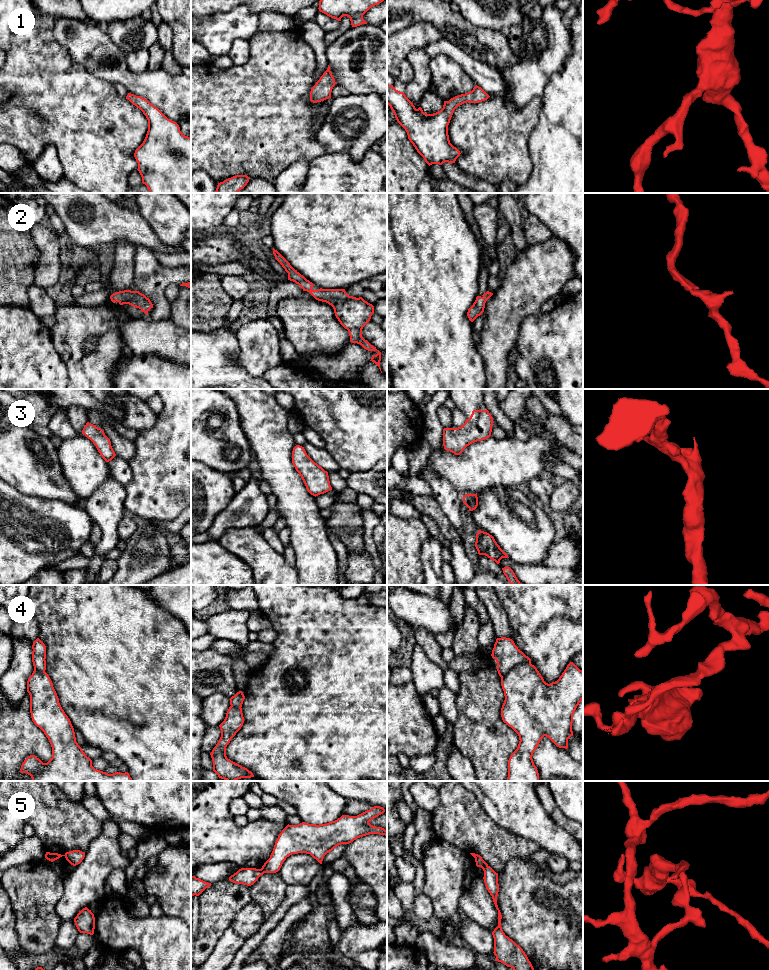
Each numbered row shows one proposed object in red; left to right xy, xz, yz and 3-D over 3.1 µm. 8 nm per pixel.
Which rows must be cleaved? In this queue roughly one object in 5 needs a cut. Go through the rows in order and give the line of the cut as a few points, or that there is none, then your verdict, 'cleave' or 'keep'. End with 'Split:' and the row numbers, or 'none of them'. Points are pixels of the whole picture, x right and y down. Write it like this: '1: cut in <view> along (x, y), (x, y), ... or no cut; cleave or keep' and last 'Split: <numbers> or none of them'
1: no cut; keep
2: no cut; keep
3: no cut; keep
4: cut in yz along (530, 662), (516, 664), (501, 678); cleave
5: cut in xz along (261, 868), (264, 872); cleave
Split: 4, 5

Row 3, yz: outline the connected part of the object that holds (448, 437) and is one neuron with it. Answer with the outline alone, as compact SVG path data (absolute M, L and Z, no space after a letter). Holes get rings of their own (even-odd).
M473 410L469 419L458 428L443 429L444 449L460 455L470 444L491 436L493 418L489 411Z

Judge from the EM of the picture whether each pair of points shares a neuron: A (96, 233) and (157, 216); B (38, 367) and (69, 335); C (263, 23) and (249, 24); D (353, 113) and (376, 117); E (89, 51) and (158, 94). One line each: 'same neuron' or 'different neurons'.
A: different neurons
B: different neurons
C: different neurons
D: same neuron
E: same neuron

